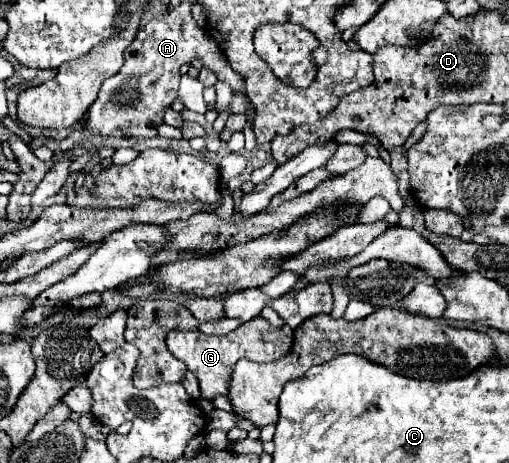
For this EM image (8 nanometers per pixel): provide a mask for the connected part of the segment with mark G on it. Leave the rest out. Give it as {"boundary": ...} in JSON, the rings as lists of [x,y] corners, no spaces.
{"boundary":[[[263,316],[249,320],[247,324],[239,326],[237,330],[229,332],[227,336],[201,336],[201,332],[169,332],[167,348],[169,352],[187,364],[187,368],[197,376],[201,386],[201,396],[211,400],[217,394],[227,394],[227,382],[233,372],[233,366],[239,358],[247,358],[253,362],[273,362],[283,358],[293,344],[293,328],[283,324],[281,328],[271,326]]]}

